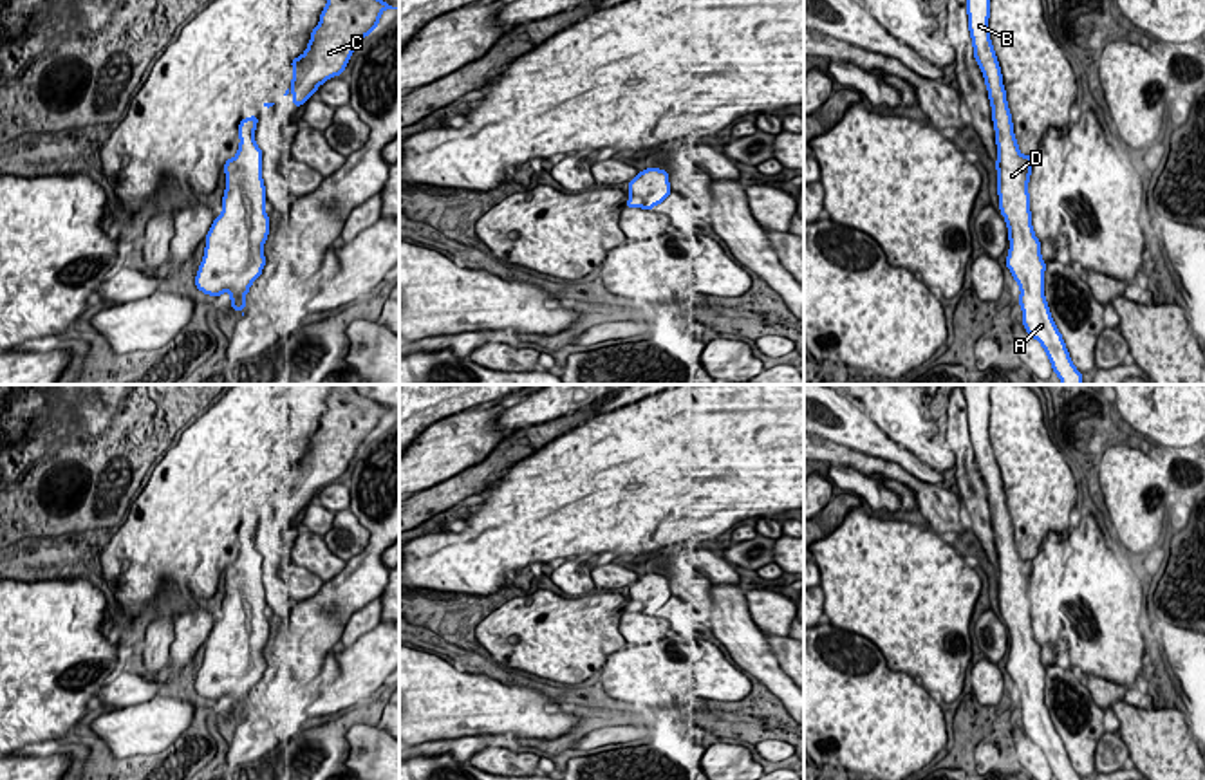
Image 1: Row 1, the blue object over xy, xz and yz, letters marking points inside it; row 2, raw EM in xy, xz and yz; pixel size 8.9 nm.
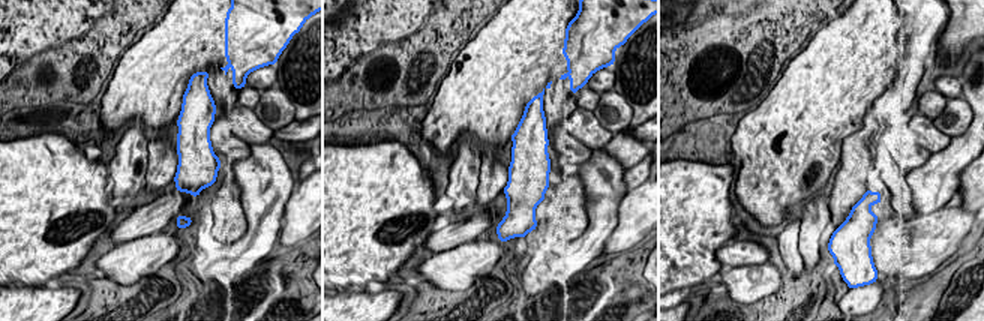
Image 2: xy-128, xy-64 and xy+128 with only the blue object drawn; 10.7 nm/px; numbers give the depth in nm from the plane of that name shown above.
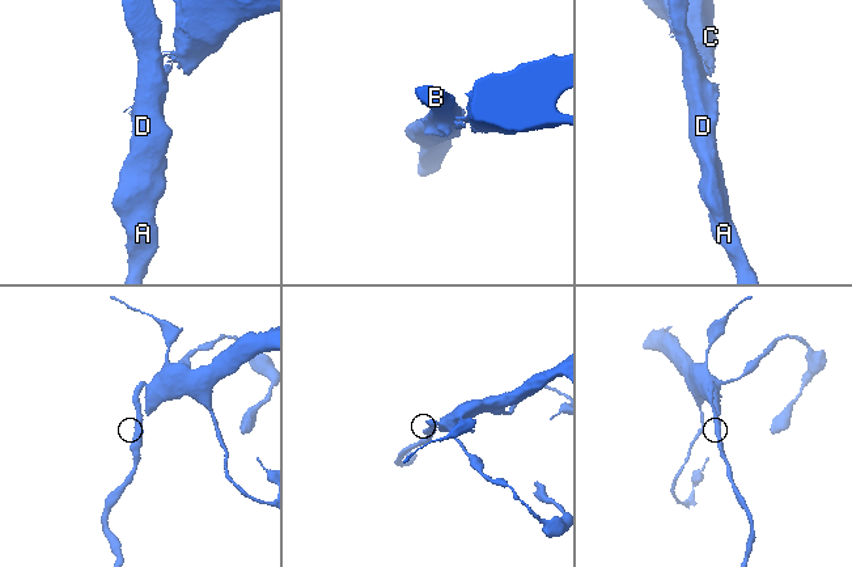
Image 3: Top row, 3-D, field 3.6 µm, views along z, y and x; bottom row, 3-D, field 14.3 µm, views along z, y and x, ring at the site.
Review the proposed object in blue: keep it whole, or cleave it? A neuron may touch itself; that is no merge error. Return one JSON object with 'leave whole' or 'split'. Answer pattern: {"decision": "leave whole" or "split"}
{"decision": "split"}

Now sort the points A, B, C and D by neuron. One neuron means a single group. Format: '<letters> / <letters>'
A B D / C

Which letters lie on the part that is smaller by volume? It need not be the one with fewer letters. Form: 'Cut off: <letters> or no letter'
Cut off: A, B, D

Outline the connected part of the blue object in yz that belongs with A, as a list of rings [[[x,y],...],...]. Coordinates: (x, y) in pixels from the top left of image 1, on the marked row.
[[[967,0],[967,14],[974,58],[985,76],[992,105],[999,209],[1010,240],[1006,267],[1021,289],[1017,302],[1023,311],[1023,325],[1042,345],[1060,383],[1082,385],[1082,374],[1075,368],[1044,298],[1046,264],[1041,256],[1041,242],[1033,233],[1028,177],[1021,168],[1024,157],[1015,141],[1003,74],[990,40],[990,0]]]

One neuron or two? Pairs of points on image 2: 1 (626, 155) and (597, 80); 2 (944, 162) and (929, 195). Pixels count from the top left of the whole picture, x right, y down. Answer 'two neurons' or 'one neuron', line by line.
1: two neurons
2: one neuron

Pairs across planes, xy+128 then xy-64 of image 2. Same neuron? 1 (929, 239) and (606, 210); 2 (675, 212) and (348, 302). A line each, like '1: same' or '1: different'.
1: different
2: different

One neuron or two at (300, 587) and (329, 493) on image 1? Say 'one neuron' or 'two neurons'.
one neuron

